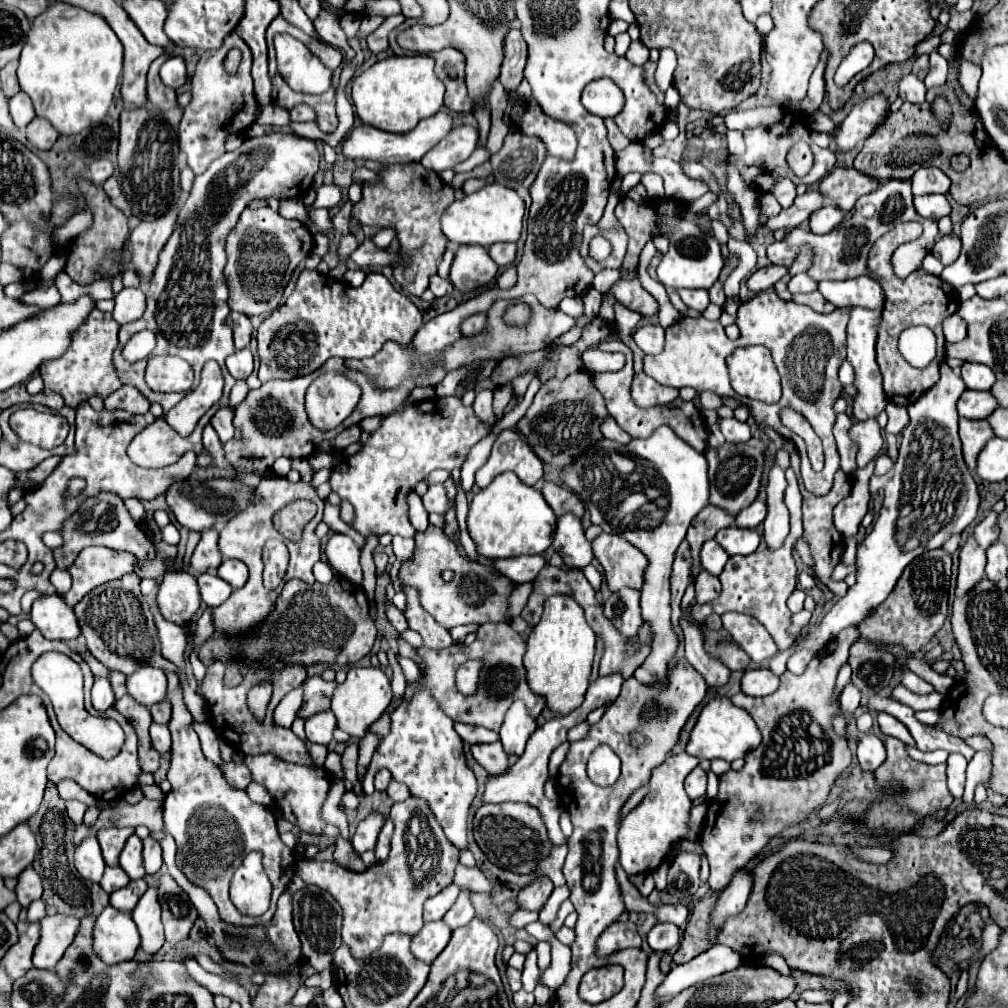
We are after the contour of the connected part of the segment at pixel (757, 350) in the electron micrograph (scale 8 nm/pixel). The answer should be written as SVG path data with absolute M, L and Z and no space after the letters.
M764 346L734 350L728 356L728 372L732 388L744 398L774 404L782 396L780 375Z

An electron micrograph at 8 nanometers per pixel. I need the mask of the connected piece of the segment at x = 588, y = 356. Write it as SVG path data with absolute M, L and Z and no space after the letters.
M588 348L582 354L584 368L590 368L590 372L616 372L625 364L625 356L619 352L602 352L598 348Z

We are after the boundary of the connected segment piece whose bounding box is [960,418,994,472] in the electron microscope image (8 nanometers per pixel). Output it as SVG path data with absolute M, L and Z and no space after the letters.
M960 418L960 440L962 440L962 450L964 450L964 460L970 472L974 472L976 458L992 436L994 432L986 420Z

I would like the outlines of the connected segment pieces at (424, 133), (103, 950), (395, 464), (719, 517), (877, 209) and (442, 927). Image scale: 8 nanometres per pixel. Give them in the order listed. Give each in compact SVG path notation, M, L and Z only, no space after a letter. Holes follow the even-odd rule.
M438 112L438 114L418 122L418 126L406 134L392 134L392 132L384 132L384 130L378 130L374 126L362 124L362 126L356 126L350 130L346 142L342 144L342 154L346 160L352 160L352 162L366 162L366 160L376 160L380 164L420 162L422 156L430 148L434 148L452 128L454 128L454 120L444 112Z
M112 906L96 918L94 926L94 952L106 964L128 962L134 958L140 946L140 936L134 920L128 912L120 912Z
M442 398L442 410L426 410L426 404L414 404L404 408L404 412L388 416L382 426L372 434L368 442L364 442L364 448L360 454L352 456L348 460L348 466L336 466L330 476L332 490L340 494L342 500L348 500L354 506L354 520L352 528L358 530L360 534L368 536L372 532L376 534L400 534L400 536L414 536L414 526L408 520L408 506L406 506L406 496L410 490L414 490L418 480L424 480L434 468L444 468L444 470L454 470L460 468L462 462L466 460L468 450L482 440L490 432L490 426L480 422L474 414L472 408L466 408L460 398Z
M708 504L706 510L702 510L698 514L698 518L694 518L694 522L690 524L690 530L686 534L686 540L692 550L692 558L694 558L694 576L700 572L698 554L700 554L702 544L706 540L714 538L718 530L728 528L732 522L734 522L734 518L730 514L726 514L722 508L716 508L712 504Z
M890 180L886 184L880 184L880 188L874 194L862 196L856 202L854 210L846 212L844 220L828 234L818 236L818 234L812 234L810 230L802 230L802 228L794 228L794 230L786 232L784 240L768 246L768 258L772 264L786 266L790 270L800 248L810 246L812 254L814 254L814 262L808 270L808 276L814 278L816 282L820 282L820 280L848 280L848 278L864 276L864 274L868 274L866 258L868 258L868 252L872 248L872 242L876 242L882 234L892 230L898 222L908 222L908 220L922 222L926 235L937 236L939 233L937 221L923 218L914 210L910 182L908 180ZM844 258L846 258L846 266L844 266Z
M442 920L424 924L424 928L412 938L412 954L422 962L432 964L436 956L446 948L450 934L452 930Z

